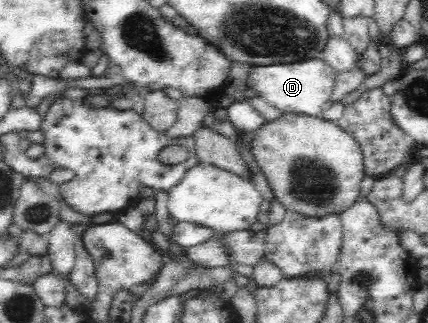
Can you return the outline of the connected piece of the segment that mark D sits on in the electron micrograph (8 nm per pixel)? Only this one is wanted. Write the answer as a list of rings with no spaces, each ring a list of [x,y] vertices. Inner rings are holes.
[[[311,57],[303,60],[277,61],[273,64],[253,65],[247,85],[251,86],[256,94],[267,104],[279,108],[281,112],[297,111],[311,116],[321,115],[322,107],[327,104],[334,83],[335,69],[331,68],[322,58]]]

